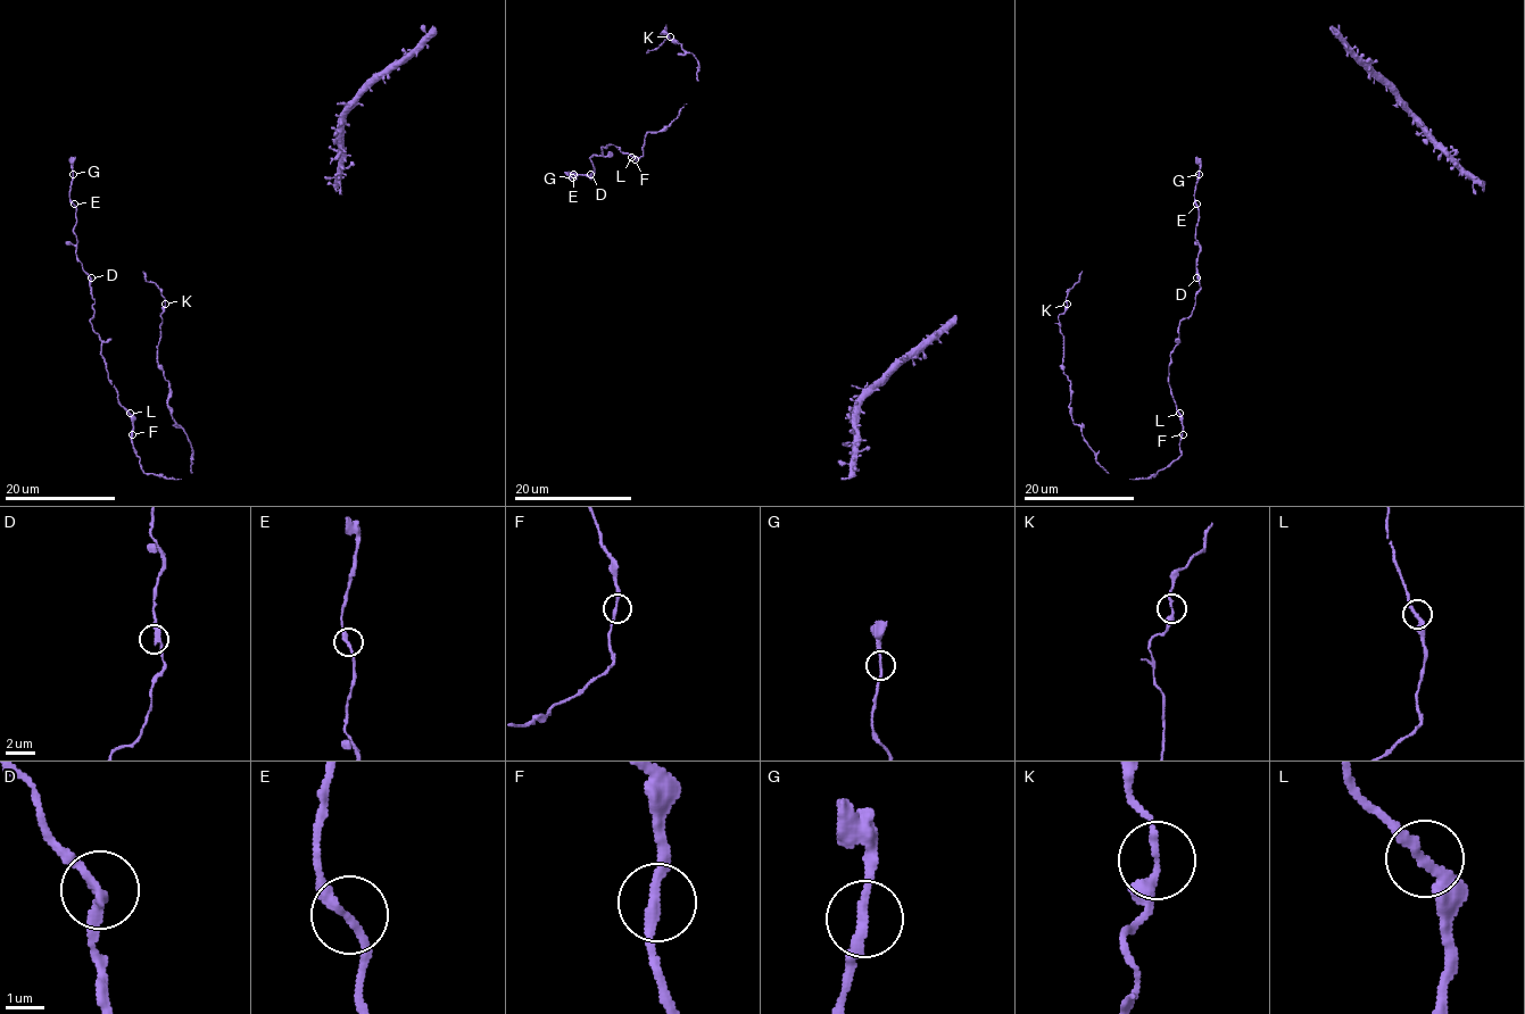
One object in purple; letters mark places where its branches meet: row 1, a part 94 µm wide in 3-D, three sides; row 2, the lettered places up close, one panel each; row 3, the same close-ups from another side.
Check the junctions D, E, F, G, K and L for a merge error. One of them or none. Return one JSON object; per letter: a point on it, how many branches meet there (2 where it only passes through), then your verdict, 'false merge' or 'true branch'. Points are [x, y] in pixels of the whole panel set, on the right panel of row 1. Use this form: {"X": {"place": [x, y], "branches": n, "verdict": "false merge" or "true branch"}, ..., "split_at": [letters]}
{"D": {"place": [1196, 277], "branches": 2, "verdict": "true branch"}, "E": {"place": [1196, 204], "branches": 2, "verdict": "true branch"}, "F": {"place": [1183, 434], "branches": 2, "verdict": "true branch"}, "G": {"place": [1199, 174], "branches": 2, "verdict": "true branch"}, "K": {"place": [1067, 304], "branches": 2, "verdict": "true branch"}, "L": {"place": [1179, 413], "branches": 2, "verdict": "true branch"}, "split_at": []}

